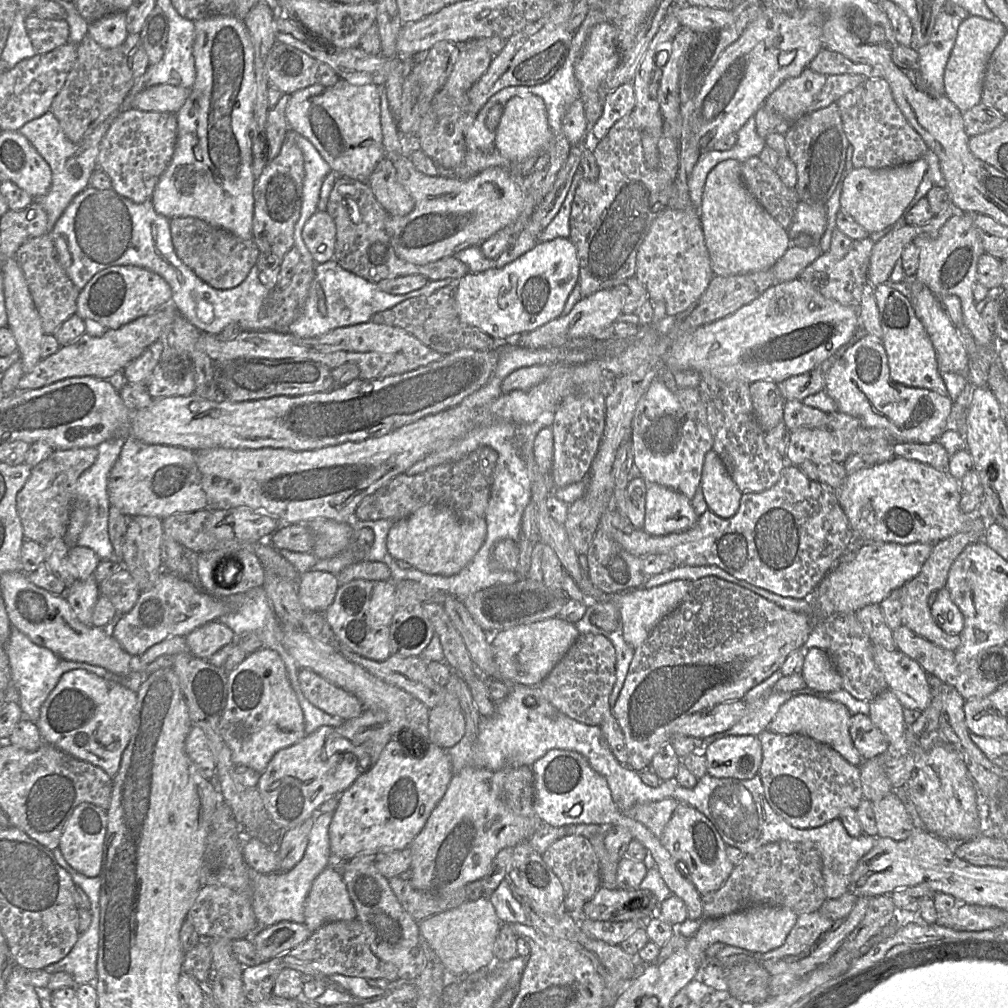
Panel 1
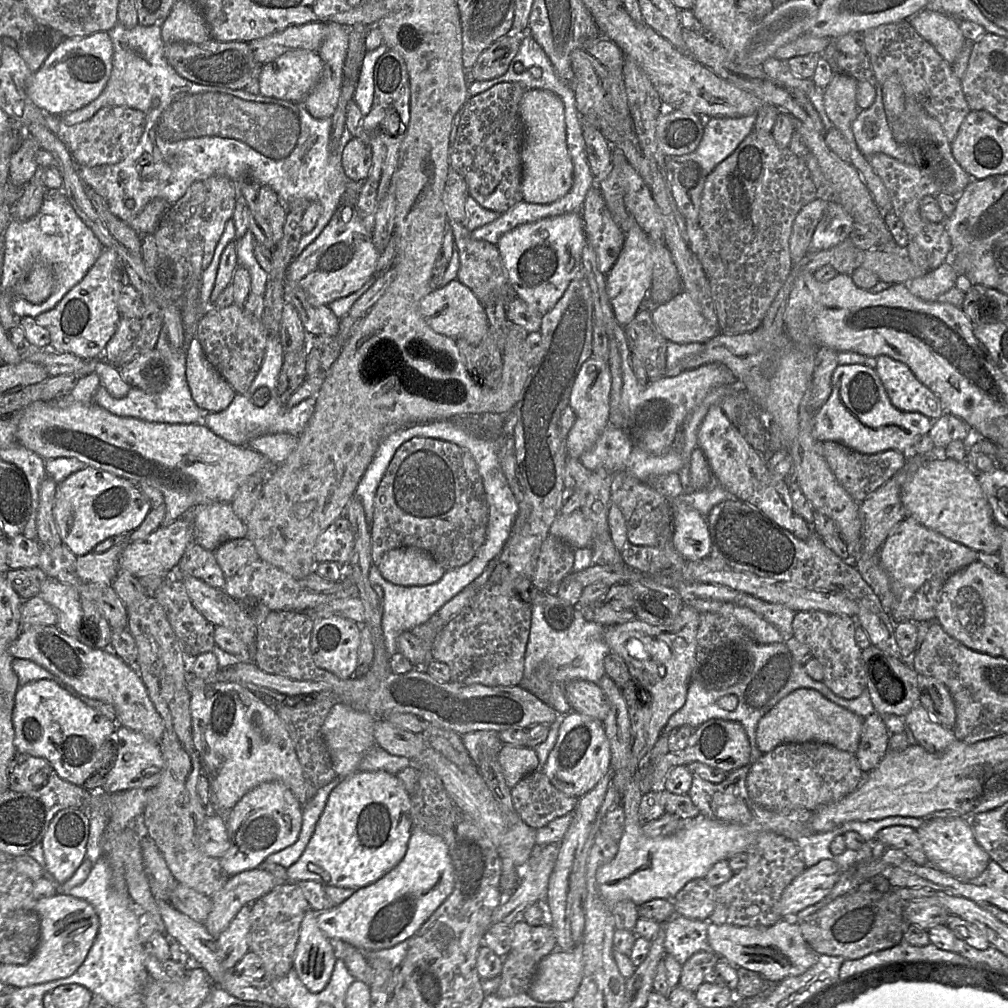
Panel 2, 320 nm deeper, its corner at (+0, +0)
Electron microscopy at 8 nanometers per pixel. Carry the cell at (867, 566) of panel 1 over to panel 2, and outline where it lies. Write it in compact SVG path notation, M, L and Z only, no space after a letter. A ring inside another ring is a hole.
M910 516L894 528L878 555L893 593L890 616L895 623L936 620L939 595L946 581L957 571L978 560L976 550L944 537Z

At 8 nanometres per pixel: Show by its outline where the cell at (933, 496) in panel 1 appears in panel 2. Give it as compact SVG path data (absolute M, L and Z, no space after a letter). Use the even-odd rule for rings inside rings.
M934 459L920 467L903 485L901 494L902 504L907 517L913 517L925 527L944 537L961 543L977 552L997 554L1001 548L1001 538L998 534L997 522L992 509L978 481L978 472L966 462L953 459Z

